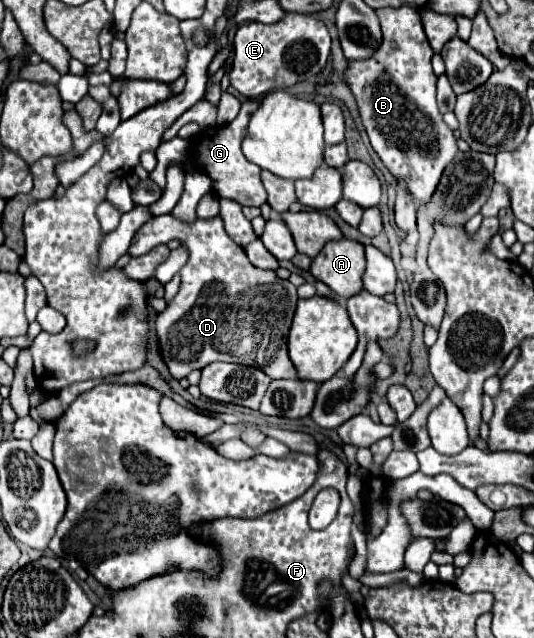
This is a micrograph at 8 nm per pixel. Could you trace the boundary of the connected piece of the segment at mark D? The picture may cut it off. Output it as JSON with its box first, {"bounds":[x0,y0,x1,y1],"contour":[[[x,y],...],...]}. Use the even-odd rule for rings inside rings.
{"bounds":[128,214,296,380],"contour":[[[172,214],[150,218],[146,224],[142,224],[136,234],[134,242],[128,248],[130,256],[141,256],[149,252],[158,244],[167,244],[170,240],[178,240],[180,246],[188,250],[188,262],[180,270],[182,284],[178,294],[168,302],[166,310],[156,314],[156,334],[158,334],[158,348],[162,354],[162,360],[166,362],[170,376],[176,380],[186,378],[192,370],[202,370],[210,362],[222,360],[222,362],[238,362],[244,366],[258,368],[266,372],[270,378],[296,378],[296,368],[292,366],[292,360],[288,358],[286,340],[288,330],[292,324],[292,316],[296,310],[296,286],[292,286],[288,280],[280,280],[272,270],[260,270],[254,268],[246,252],[234,244],[230,238],[226,238],[226,230],[222,224],[222,218],[196,218],[194,222],[182,222],[174,218]]]}

